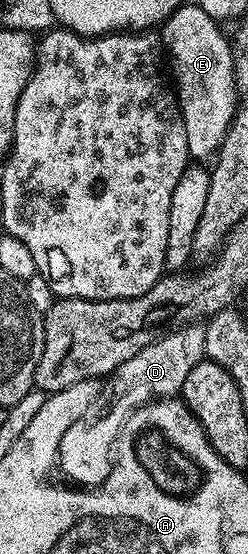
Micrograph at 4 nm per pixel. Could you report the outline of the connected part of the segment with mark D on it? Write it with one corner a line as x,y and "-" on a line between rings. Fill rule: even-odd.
190,323
174,327
151,342
139,355
131,355
127,363
120,365
111,375
113,402
109,413
94,421
82,419
67,427
57,448
57,465
65,472
64,480
77,487
102,485
114,472
113,440
126,428
129,416
156,399
173,399
180,394
187,374
205,357
205,326

